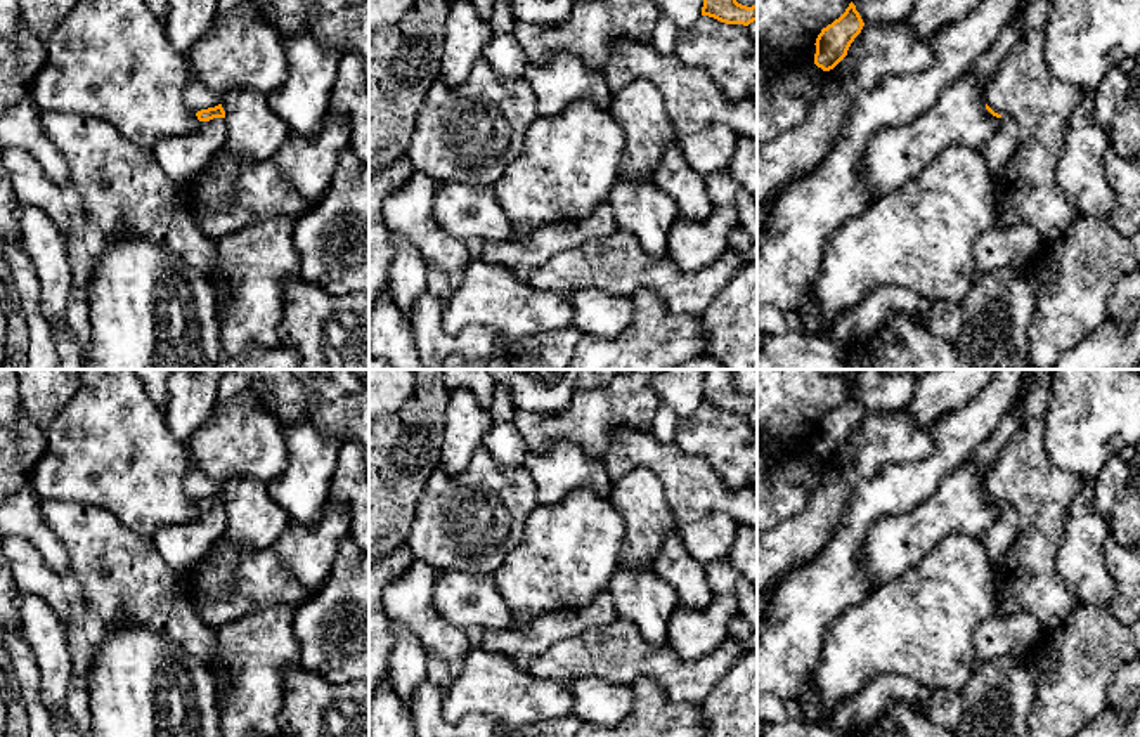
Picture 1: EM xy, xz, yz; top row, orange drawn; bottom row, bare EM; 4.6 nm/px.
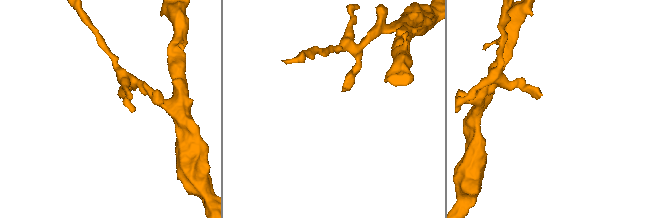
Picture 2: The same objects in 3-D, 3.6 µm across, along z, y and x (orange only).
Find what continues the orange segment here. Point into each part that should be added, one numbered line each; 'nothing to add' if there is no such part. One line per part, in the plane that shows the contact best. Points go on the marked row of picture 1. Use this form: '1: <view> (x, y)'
1: xy (182, 158)

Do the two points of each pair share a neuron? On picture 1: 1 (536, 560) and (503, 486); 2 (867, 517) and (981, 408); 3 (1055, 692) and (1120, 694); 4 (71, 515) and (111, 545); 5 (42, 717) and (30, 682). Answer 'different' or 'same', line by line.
1: different
2: same
3: different
4: same
5: same

